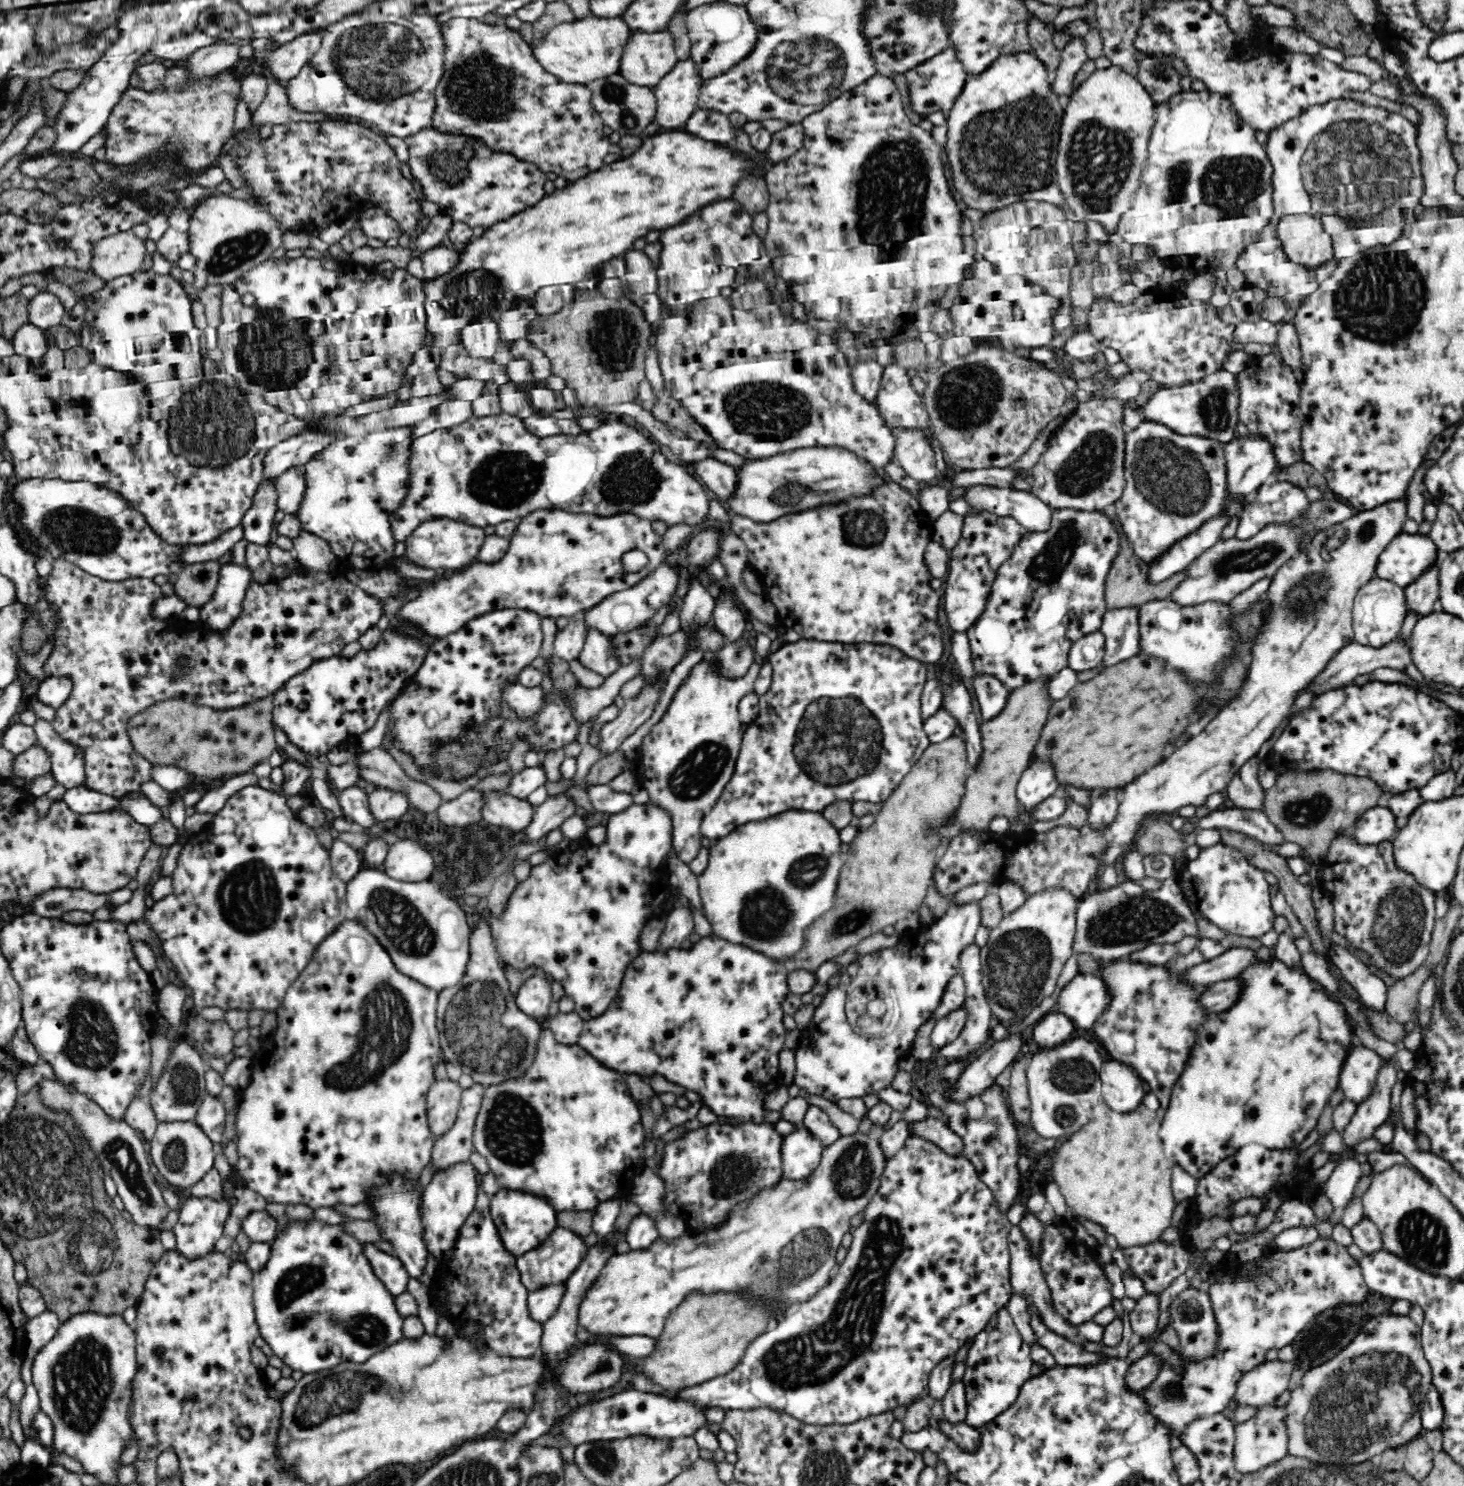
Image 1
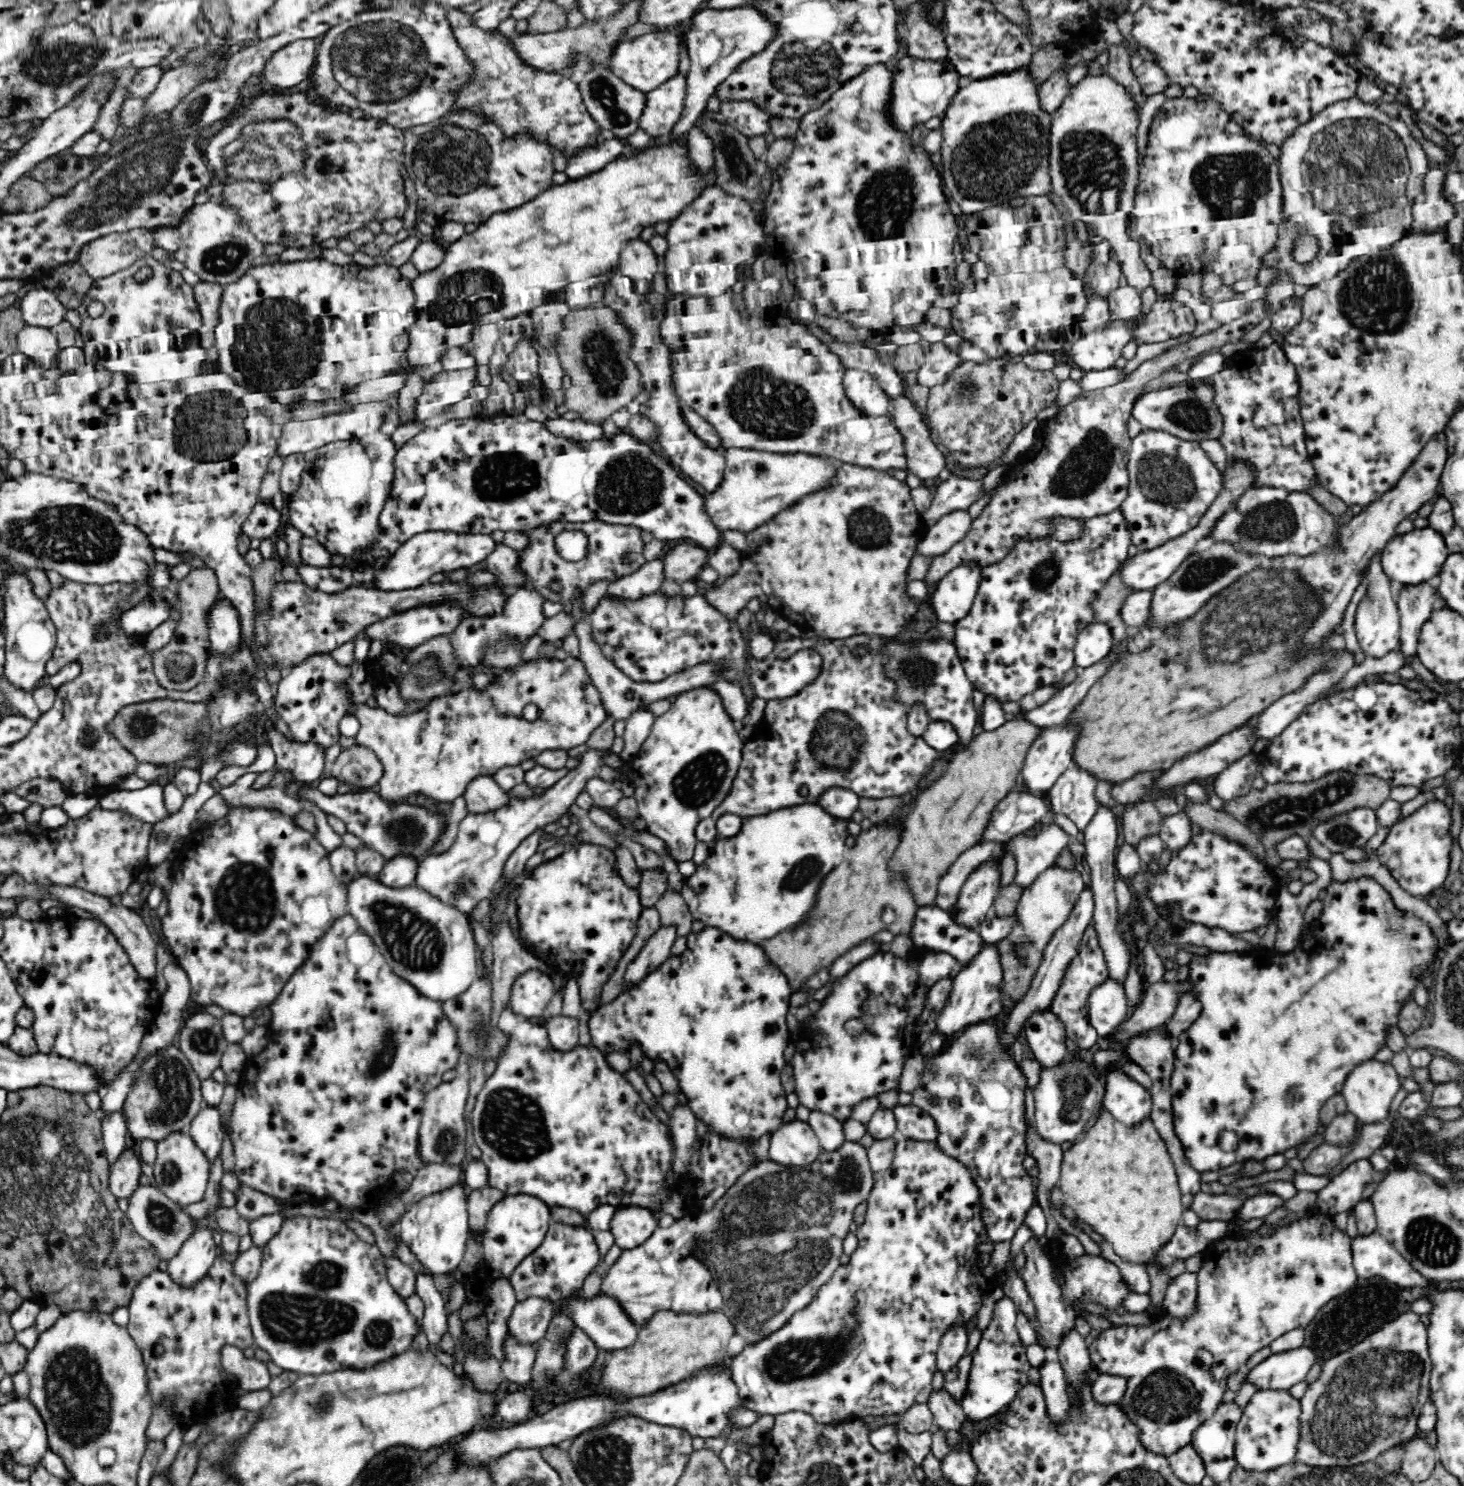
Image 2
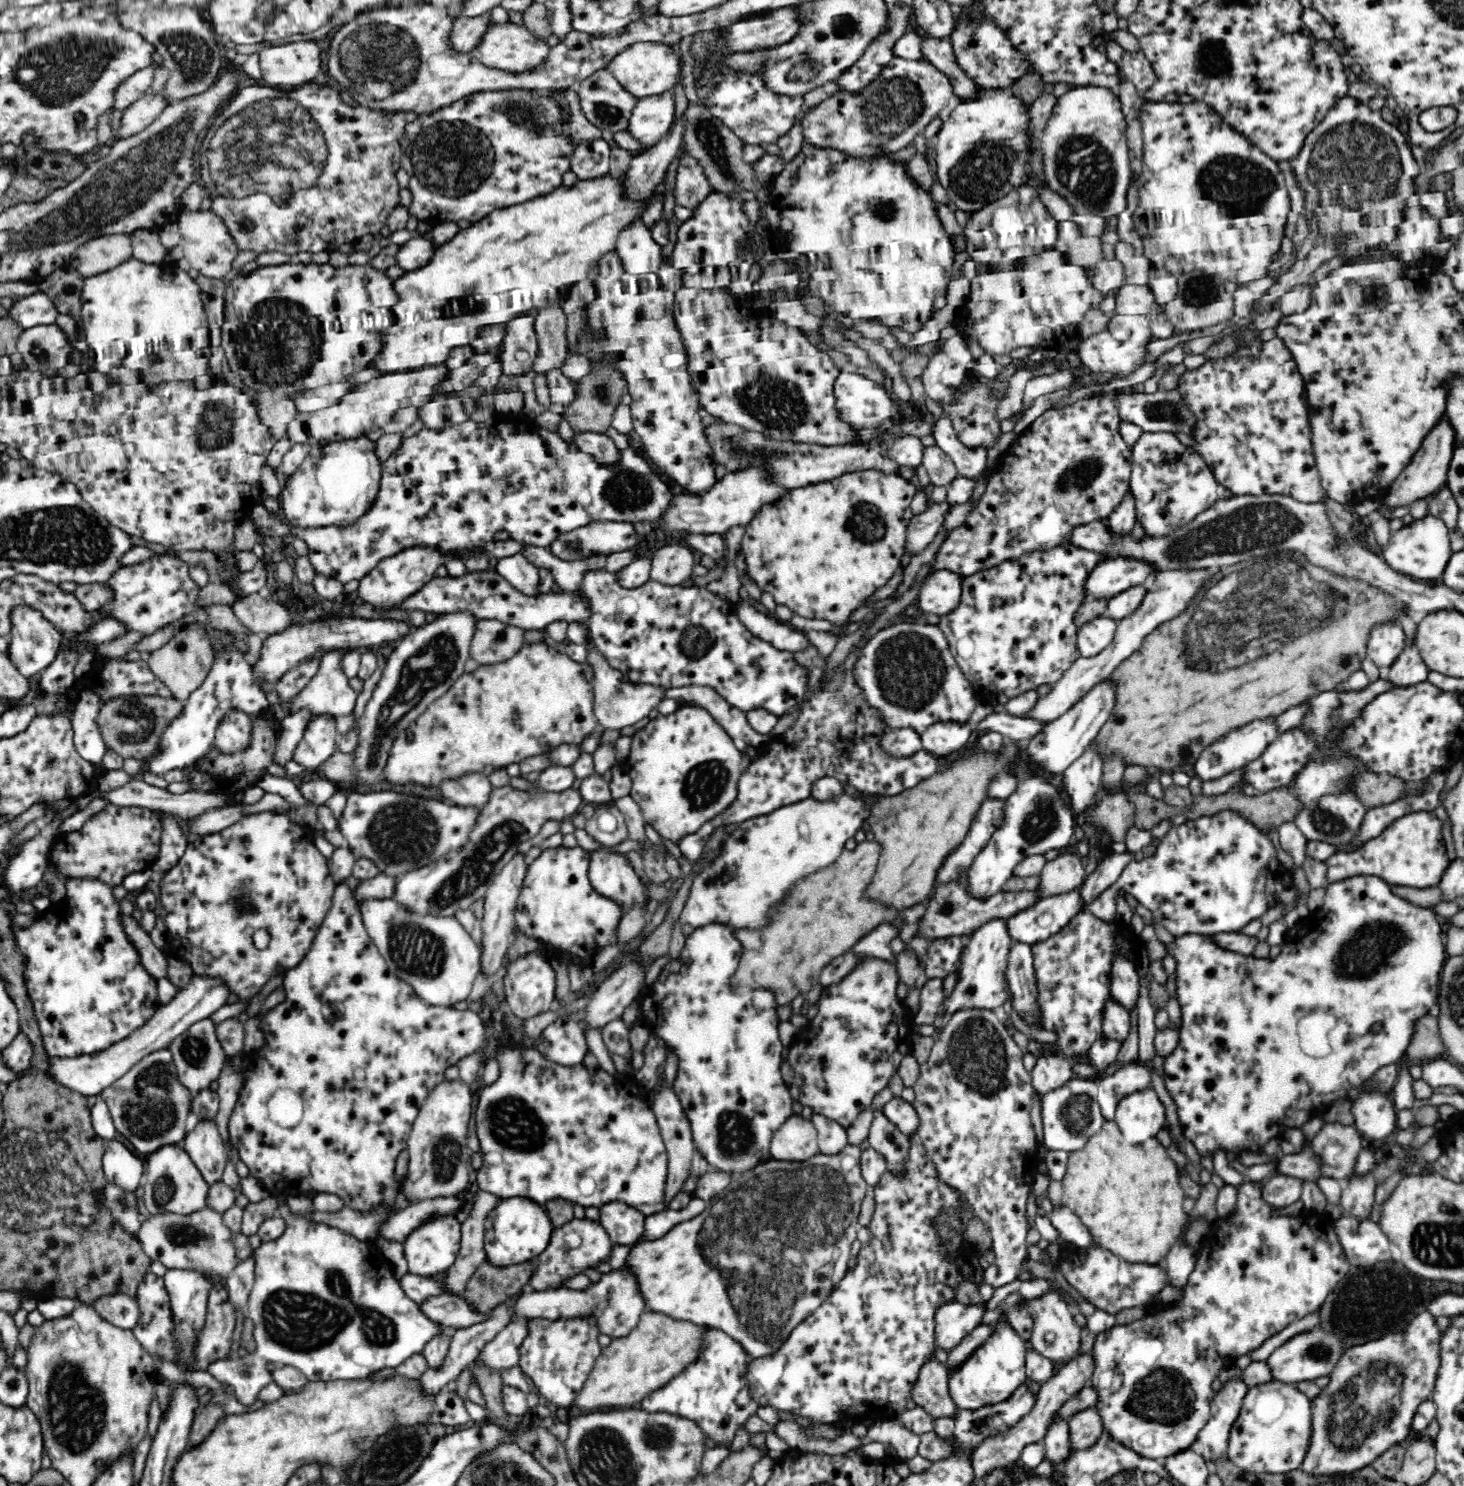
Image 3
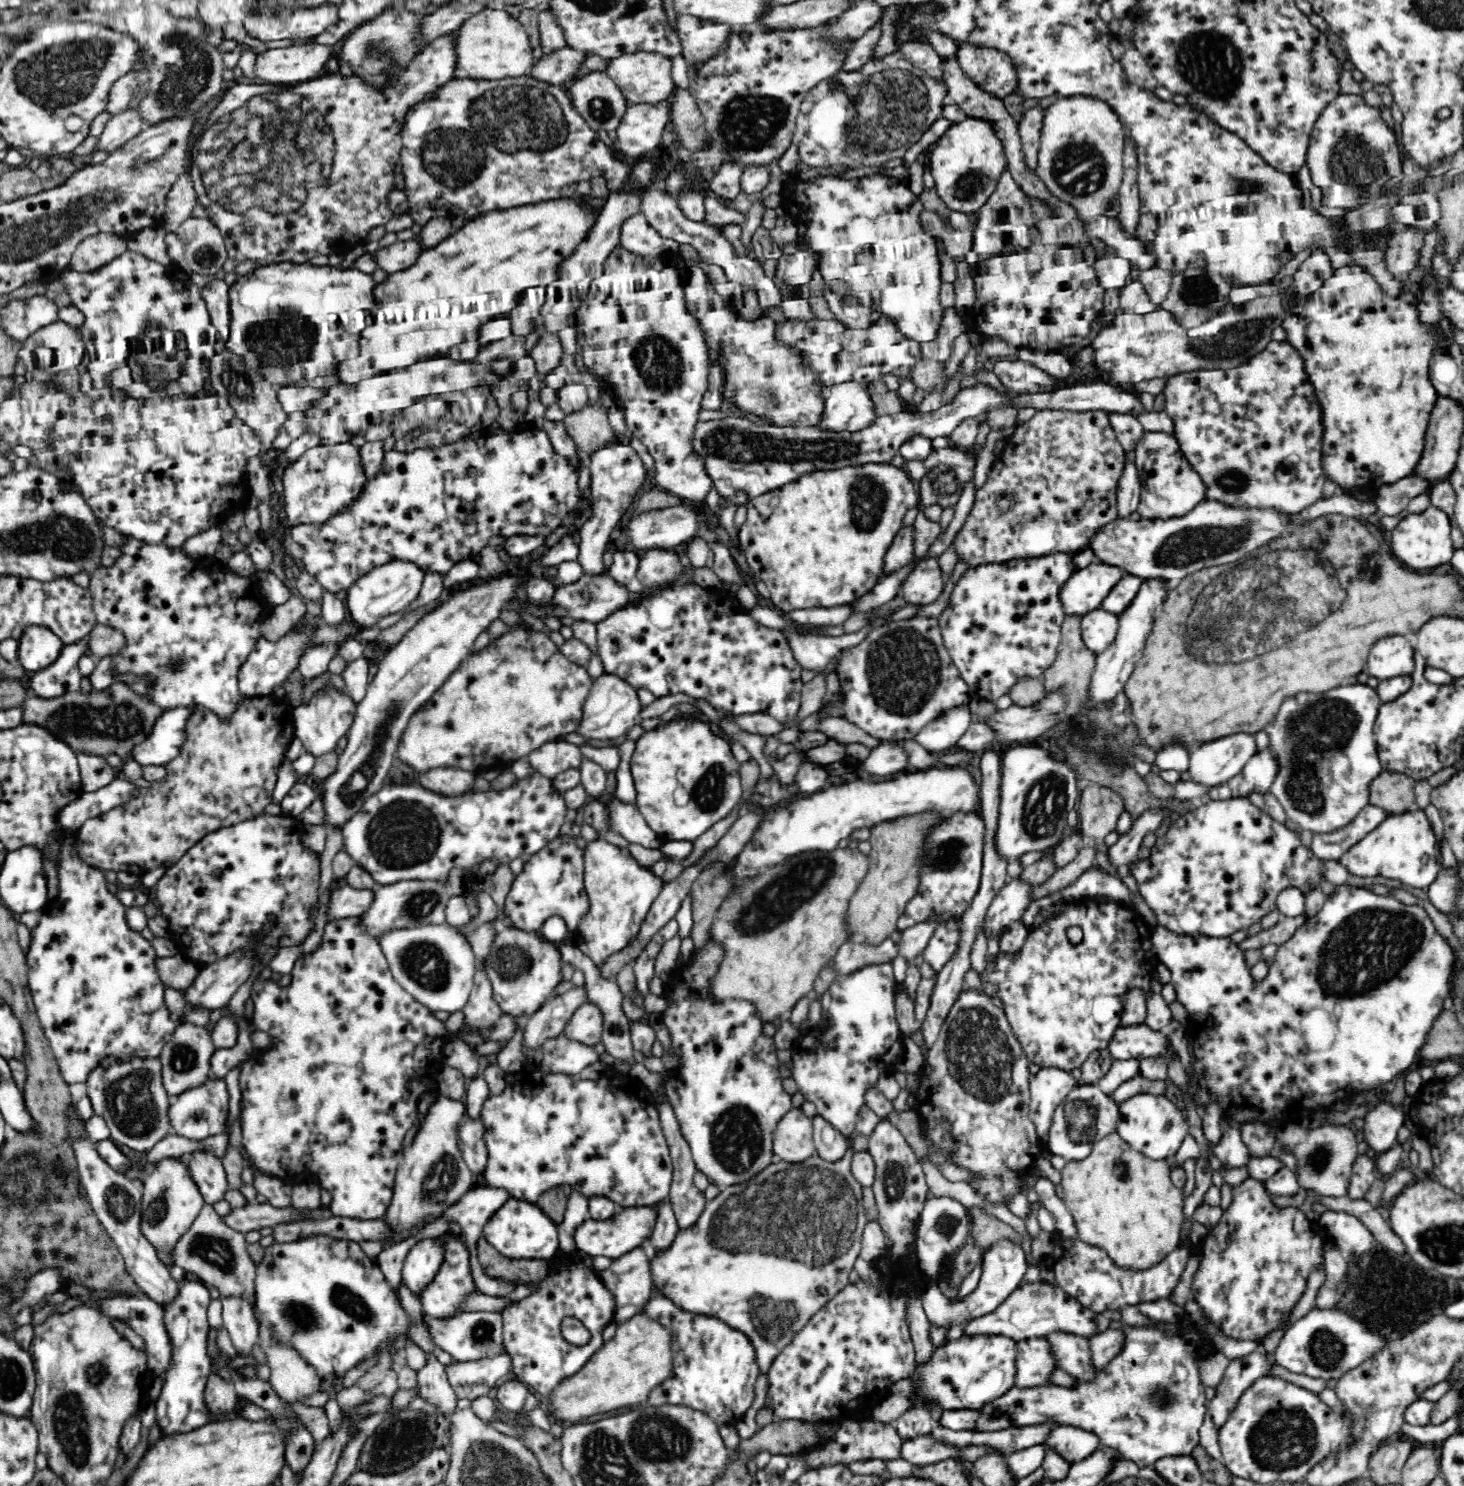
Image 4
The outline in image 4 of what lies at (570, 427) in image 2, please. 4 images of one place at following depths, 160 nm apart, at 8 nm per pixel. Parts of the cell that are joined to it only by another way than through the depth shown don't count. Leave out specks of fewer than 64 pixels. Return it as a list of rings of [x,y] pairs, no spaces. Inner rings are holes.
[[[616,440],[606,443],[590,453],[591,490],[594,508],[589,517],[578,526],[580,542],[576,562],[580,564],[586,576],[609,576],[609,567],[604,564],[608,538],[626,511],[626,507],[636,502],[636,496],[643,484],[648,484],[650,474],[646,470],[637,452],[630,445],[618,444]]]

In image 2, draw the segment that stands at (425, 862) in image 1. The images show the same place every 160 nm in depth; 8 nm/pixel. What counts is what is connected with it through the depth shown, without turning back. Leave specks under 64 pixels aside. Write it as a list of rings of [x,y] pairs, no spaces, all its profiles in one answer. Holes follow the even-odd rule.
[[[402,853],[387,860],[384,869],[376,878],[390,887],[415,885],[420,866],[421,861],[414,855]]]

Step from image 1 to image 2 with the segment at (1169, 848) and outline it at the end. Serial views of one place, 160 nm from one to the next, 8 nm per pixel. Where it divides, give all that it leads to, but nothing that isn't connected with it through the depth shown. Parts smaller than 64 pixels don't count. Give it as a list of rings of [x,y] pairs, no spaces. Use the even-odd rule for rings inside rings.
[[[1138,802],[1117,808],[1125,843],[1138,847],[1142,840],[1160,835],[1164,817],[1153,802]]]

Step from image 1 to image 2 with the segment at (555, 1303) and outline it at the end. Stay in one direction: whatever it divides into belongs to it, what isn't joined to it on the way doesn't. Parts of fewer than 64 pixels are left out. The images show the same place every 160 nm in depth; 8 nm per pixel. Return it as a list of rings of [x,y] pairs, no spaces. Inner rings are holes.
[[[532,1296],[519,1300],[509,1319],[507,1331],[521,1342],[536,1343],[546,1334],[555,1312],[555,1302],[546,1298]]]

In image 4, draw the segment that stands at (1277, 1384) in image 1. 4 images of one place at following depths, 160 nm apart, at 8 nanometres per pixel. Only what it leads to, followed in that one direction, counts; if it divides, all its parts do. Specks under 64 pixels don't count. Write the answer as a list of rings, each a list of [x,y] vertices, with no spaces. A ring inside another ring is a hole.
[[[1334,1308],[1328,1311],[1312,1310],[1298,1323],[1286,1330],[1275,1351],[1275,1362],[1288,1372],[1322,1378],[1339,1379],[1347,1370],[1368,1360],[1384,1344],[1377,1332],[1370,1332],[1362,1323],[1354,1321],[1342,1311]]]

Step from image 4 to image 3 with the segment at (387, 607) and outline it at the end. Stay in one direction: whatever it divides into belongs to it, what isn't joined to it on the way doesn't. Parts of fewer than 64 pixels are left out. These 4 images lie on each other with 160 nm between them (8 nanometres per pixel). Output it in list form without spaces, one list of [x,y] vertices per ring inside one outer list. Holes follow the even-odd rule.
[[[418,545],[403,548],[394,556],[383,558],[366,576],[359,580],[356,592],[369,604],[398,604],[418,592],[427,582],[436,578],[436,570],[450,560],[466,562],[474,556],[475,548],[448,549],[444,551],[436,545]]]

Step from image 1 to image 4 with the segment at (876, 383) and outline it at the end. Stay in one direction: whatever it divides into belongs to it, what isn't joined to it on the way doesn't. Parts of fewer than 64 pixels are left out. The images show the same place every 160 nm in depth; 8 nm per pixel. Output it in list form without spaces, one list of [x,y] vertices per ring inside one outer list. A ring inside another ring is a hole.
[[[862,382],[832,384],[827,395],[821,430],[858,432],[876,420],[876,404]]]

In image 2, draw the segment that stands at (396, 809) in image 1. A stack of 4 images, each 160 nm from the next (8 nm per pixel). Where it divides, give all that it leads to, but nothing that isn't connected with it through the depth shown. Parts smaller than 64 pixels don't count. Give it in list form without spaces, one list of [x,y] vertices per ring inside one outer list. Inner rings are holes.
[[[568,656],[564,660],[560,659],[546,659],[546,658],[535,658],[534,660],[528,660],[524,664],[516,665],[515,667],[508,668],[501,674],[495,676],[488,684],[485,690],[477,690],[474,686],[470,686],[468,690],[462,690],[460,694],[456,696],[450,696],[450,698],[442,698],[438,696],[426,706],[424,710],[420,710],[414,714],[408,716],[392,716],[386,714],[384,710],[372,710],[372,708],[362,708],[362,714],[358,714],[358,720],[360,720],[360,734],[358,734],[358,742],[368,746],[372,749],[378,759],[382,761],[384,765],[384,778],[378,782],[380,790],[378,794],[380,799],[388,804],[402,804],[406,803],[407,799],[414,794],[426,794],[431,799],[438,801],[452,802],[454,799],[463,796],[466,786],[478,776],[492,776],[495,770],[498,770],[501,766],[518,766],[524,760],[536,758],[540,756],[544,750],[566,750],[579,747],[582,744],[586,744],[589,736],[595,728],[598,728],[602,722],[606,720],[607,713],[598,692],[598,689],[592,683],[590,676],[587,674],[587,670],[580,658],[572,658]],[[526,704],[534,704],[538,708],[538,718],[536,720],[526,720],[522,715],[522,710],[526,708]]]

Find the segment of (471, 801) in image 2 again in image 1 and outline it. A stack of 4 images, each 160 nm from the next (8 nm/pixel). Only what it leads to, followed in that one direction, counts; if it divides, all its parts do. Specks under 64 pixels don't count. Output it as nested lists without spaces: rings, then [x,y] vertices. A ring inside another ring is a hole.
[[[500,790],[487,792],[487,803],[483,811],[483,821],[497,828],[504,828],[516,836],[520,836],[533,820],[533,804],[521,800]]]

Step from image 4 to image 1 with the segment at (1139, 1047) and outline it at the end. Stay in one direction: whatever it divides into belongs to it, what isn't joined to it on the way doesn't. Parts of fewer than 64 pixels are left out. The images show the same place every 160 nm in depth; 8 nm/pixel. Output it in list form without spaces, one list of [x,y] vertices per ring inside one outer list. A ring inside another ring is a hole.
[[[1078,970],[1066,982],[1051,1012],[1062,1013],[1074,1020],[1078,1030],[1087,1030],[1107,1005],[1103,982],[1089,972]]]

